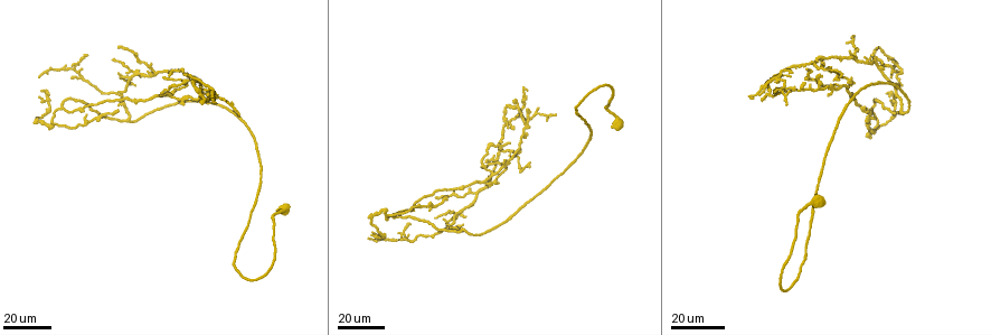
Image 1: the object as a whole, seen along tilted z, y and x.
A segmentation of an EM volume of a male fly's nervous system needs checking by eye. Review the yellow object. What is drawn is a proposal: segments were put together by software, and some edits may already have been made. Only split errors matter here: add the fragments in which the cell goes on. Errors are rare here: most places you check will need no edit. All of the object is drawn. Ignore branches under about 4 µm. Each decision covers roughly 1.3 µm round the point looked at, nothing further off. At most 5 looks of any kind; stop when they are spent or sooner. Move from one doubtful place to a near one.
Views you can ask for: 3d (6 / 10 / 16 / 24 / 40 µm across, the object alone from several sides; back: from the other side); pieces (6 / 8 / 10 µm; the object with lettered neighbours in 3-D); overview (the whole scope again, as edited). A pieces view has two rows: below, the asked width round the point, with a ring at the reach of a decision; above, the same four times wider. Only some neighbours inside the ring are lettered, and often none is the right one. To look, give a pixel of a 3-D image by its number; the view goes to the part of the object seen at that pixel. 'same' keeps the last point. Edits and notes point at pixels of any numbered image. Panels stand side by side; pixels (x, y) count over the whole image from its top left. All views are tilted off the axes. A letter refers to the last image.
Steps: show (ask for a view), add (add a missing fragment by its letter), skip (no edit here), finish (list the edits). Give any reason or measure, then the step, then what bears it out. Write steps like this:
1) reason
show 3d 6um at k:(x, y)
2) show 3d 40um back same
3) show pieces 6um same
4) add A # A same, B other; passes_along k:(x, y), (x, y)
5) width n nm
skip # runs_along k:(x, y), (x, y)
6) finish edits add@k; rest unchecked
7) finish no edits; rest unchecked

tapers out
show 3d 40um at 1:(893, 79)

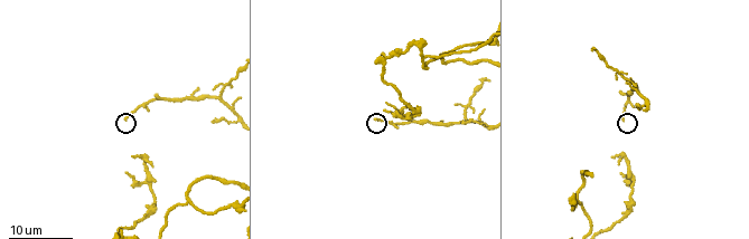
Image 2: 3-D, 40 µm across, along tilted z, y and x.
what lies round it
show pieces 10um at 2:(623, 118)

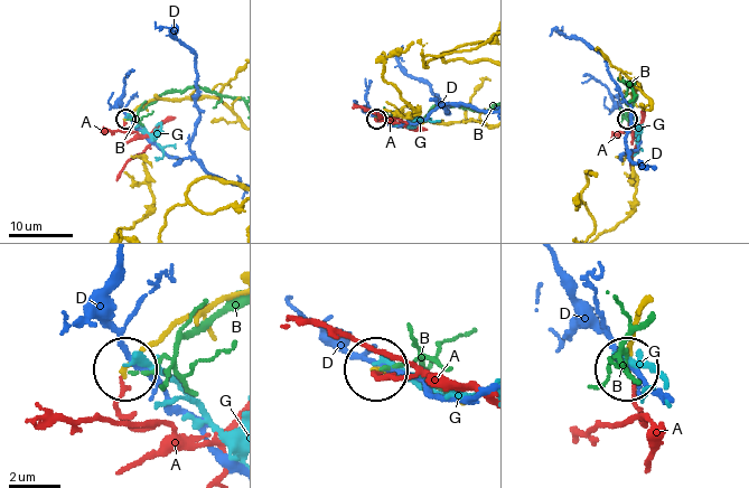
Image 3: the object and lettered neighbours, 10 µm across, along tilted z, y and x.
skip # A other, B other, D other, G other; no lettered fragment goes on from it

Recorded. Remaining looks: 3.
an open end
show 3d 16um at 2:(462, 122)

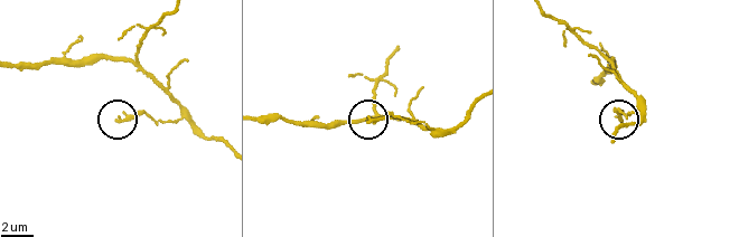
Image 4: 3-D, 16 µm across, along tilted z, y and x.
see the neighbours
show pieces 8um at 4:(620, 119)

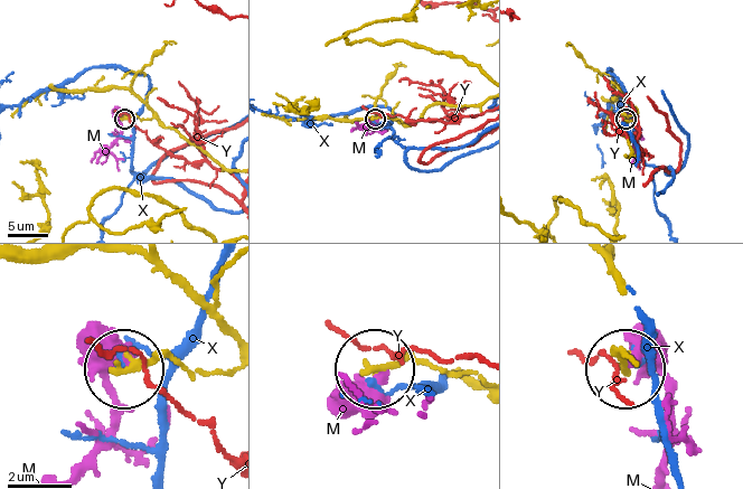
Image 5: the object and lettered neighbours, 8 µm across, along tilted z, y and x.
skip # M other, X other, Y other; no lettered fragment goes on from it

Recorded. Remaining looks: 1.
finish no edits; rest unchecked

